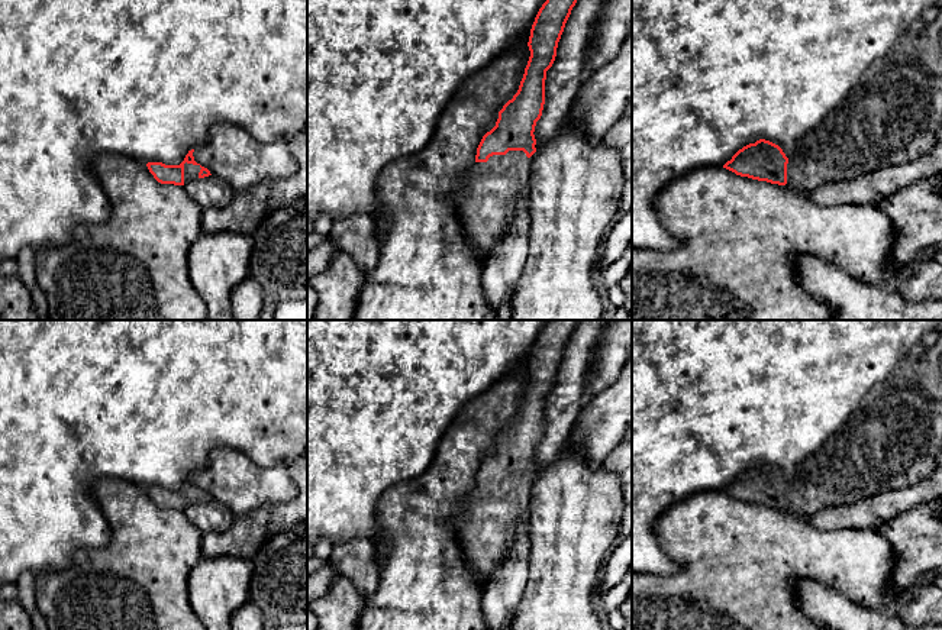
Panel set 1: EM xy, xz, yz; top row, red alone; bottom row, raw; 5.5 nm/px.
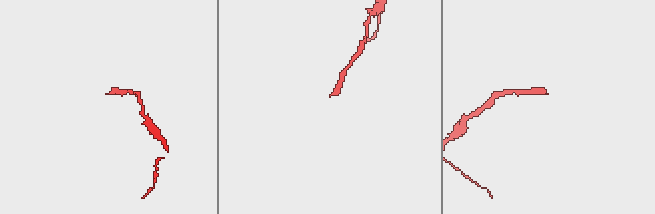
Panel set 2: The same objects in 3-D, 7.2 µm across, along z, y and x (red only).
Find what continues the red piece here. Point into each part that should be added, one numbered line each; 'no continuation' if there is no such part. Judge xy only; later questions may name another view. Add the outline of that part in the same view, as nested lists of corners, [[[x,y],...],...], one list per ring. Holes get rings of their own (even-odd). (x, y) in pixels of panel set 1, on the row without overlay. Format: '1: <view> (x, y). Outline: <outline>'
1: xy (192, 496). Outline: [[[184,488],[184,508],[191,504],[199,504],[200,490]]]

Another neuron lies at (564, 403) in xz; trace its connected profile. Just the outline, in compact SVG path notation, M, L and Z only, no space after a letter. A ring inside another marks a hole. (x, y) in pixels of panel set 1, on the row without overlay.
M580 320L571 335L558 366L555 385L546 395L545 429L533 456L536 475L555 462L584 408L584 377L606 322Z

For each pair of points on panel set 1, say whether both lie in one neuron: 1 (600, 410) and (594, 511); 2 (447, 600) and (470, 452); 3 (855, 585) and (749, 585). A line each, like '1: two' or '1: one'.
1: two
2: one
3: one

